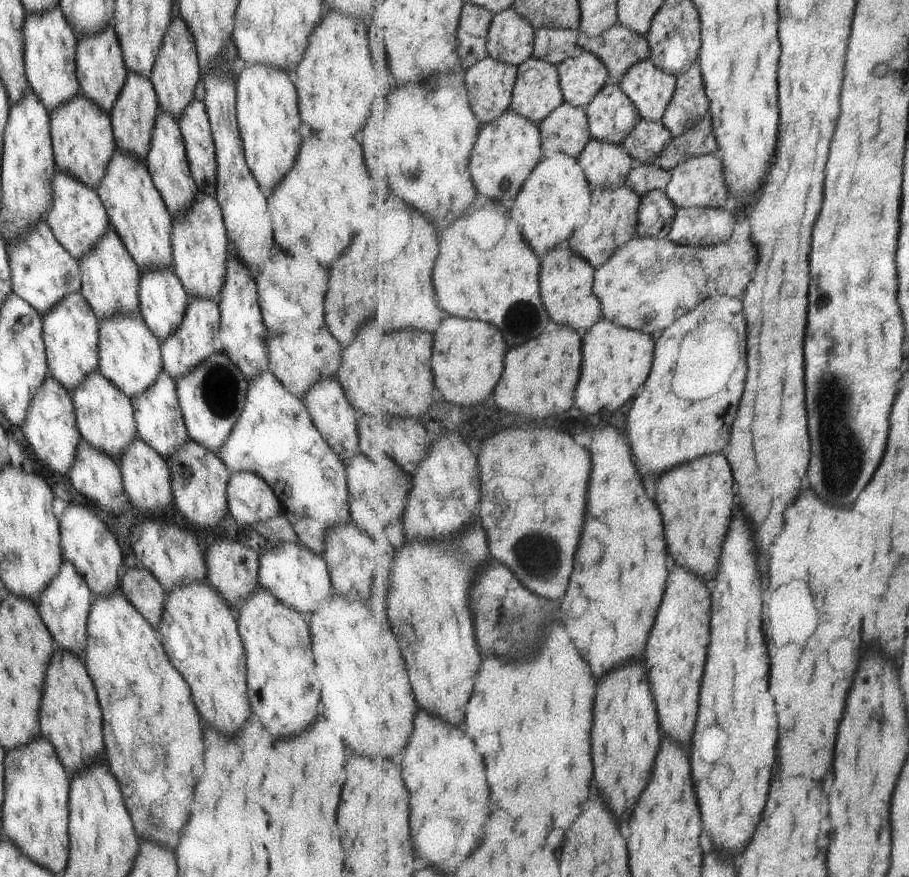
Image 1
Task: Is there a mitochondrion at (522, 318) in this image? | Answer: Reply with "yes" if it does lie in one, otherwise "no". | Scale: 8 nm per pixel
yes

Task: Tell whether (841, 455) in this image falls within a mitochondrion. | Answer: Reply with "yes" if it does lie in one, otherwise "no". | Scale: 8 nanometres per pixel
yes

